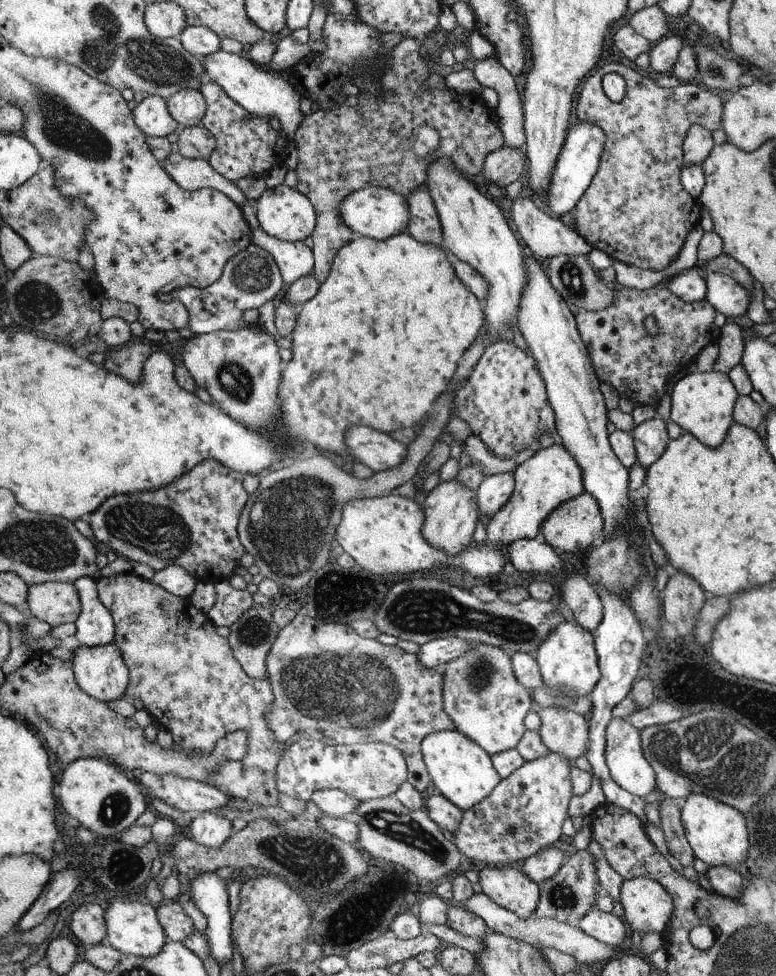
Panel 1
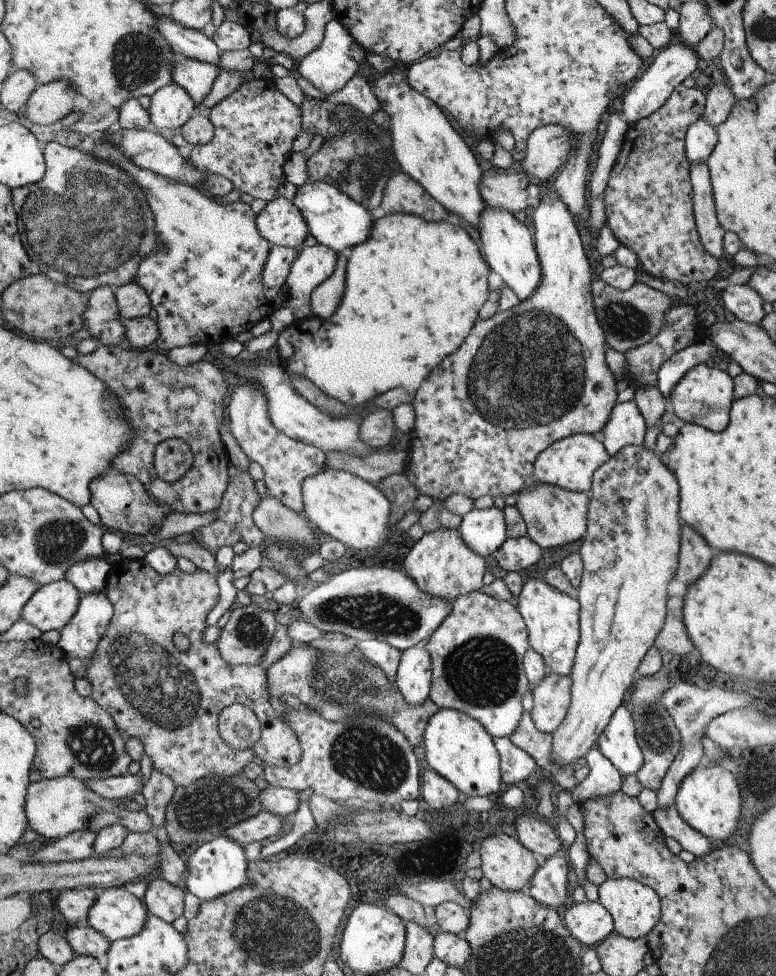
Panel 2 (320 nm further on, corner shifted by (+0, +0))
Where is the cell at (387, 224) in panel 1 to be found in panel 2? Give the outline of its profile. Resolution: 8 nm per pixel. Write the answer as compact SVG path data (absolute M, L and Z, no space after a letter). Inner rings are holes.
M308 180L297 188L297 193L291 201L303 213L308 230L317 242L335 249L337 253L348 246L353 247L366 241L371 234L371 226L375 223L373 216L368 213L366 204L352 200L352 197L339 189L336 184Z

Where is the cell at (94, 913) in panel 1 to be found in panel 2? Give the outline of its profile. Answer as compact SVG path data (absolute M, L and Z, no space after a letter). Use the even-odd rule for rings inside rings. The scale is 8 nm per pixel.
M76 887L55 893L56 909L70 925L86 924L91 906L98 898L92 887Z

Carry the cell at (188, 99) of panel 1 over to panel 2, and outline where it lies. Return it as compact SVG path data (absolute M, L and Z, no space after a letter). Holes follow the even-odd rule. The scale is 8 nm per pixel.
M184 55L175 56L171 78L184 87L196 102L196 106L211 92L220 70L208 61L196 60Z

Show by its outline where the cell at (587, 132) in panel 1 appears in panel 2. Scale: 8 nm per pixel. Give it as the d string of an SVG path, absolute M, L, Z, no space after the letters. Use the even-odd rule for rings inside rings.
M679 39L669 44L668 48L656 52L655 58L646 72L632 82L630 88L622 96L622 112L628 126L656 112L668 100L675 86L684 82L688 76L698 70L698 59L696 50Z

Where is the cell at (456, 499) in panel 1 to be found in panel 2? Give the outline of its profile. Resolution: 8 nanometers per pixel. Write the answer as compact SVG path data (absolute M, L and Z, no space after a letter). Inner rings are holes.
M436 529L414 543L404 560L404 570L422 592L452 603L461 596L482 590L486 561L464 544L457 530Z

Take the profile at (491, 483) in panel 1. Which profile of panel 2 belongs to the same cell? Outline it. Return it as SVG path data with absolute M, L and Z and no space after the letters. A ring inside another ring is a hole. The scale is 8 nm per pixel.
M496 507L472 509L461 518L457 528L464 544L478 556L494 555L506 542L504 514Z

